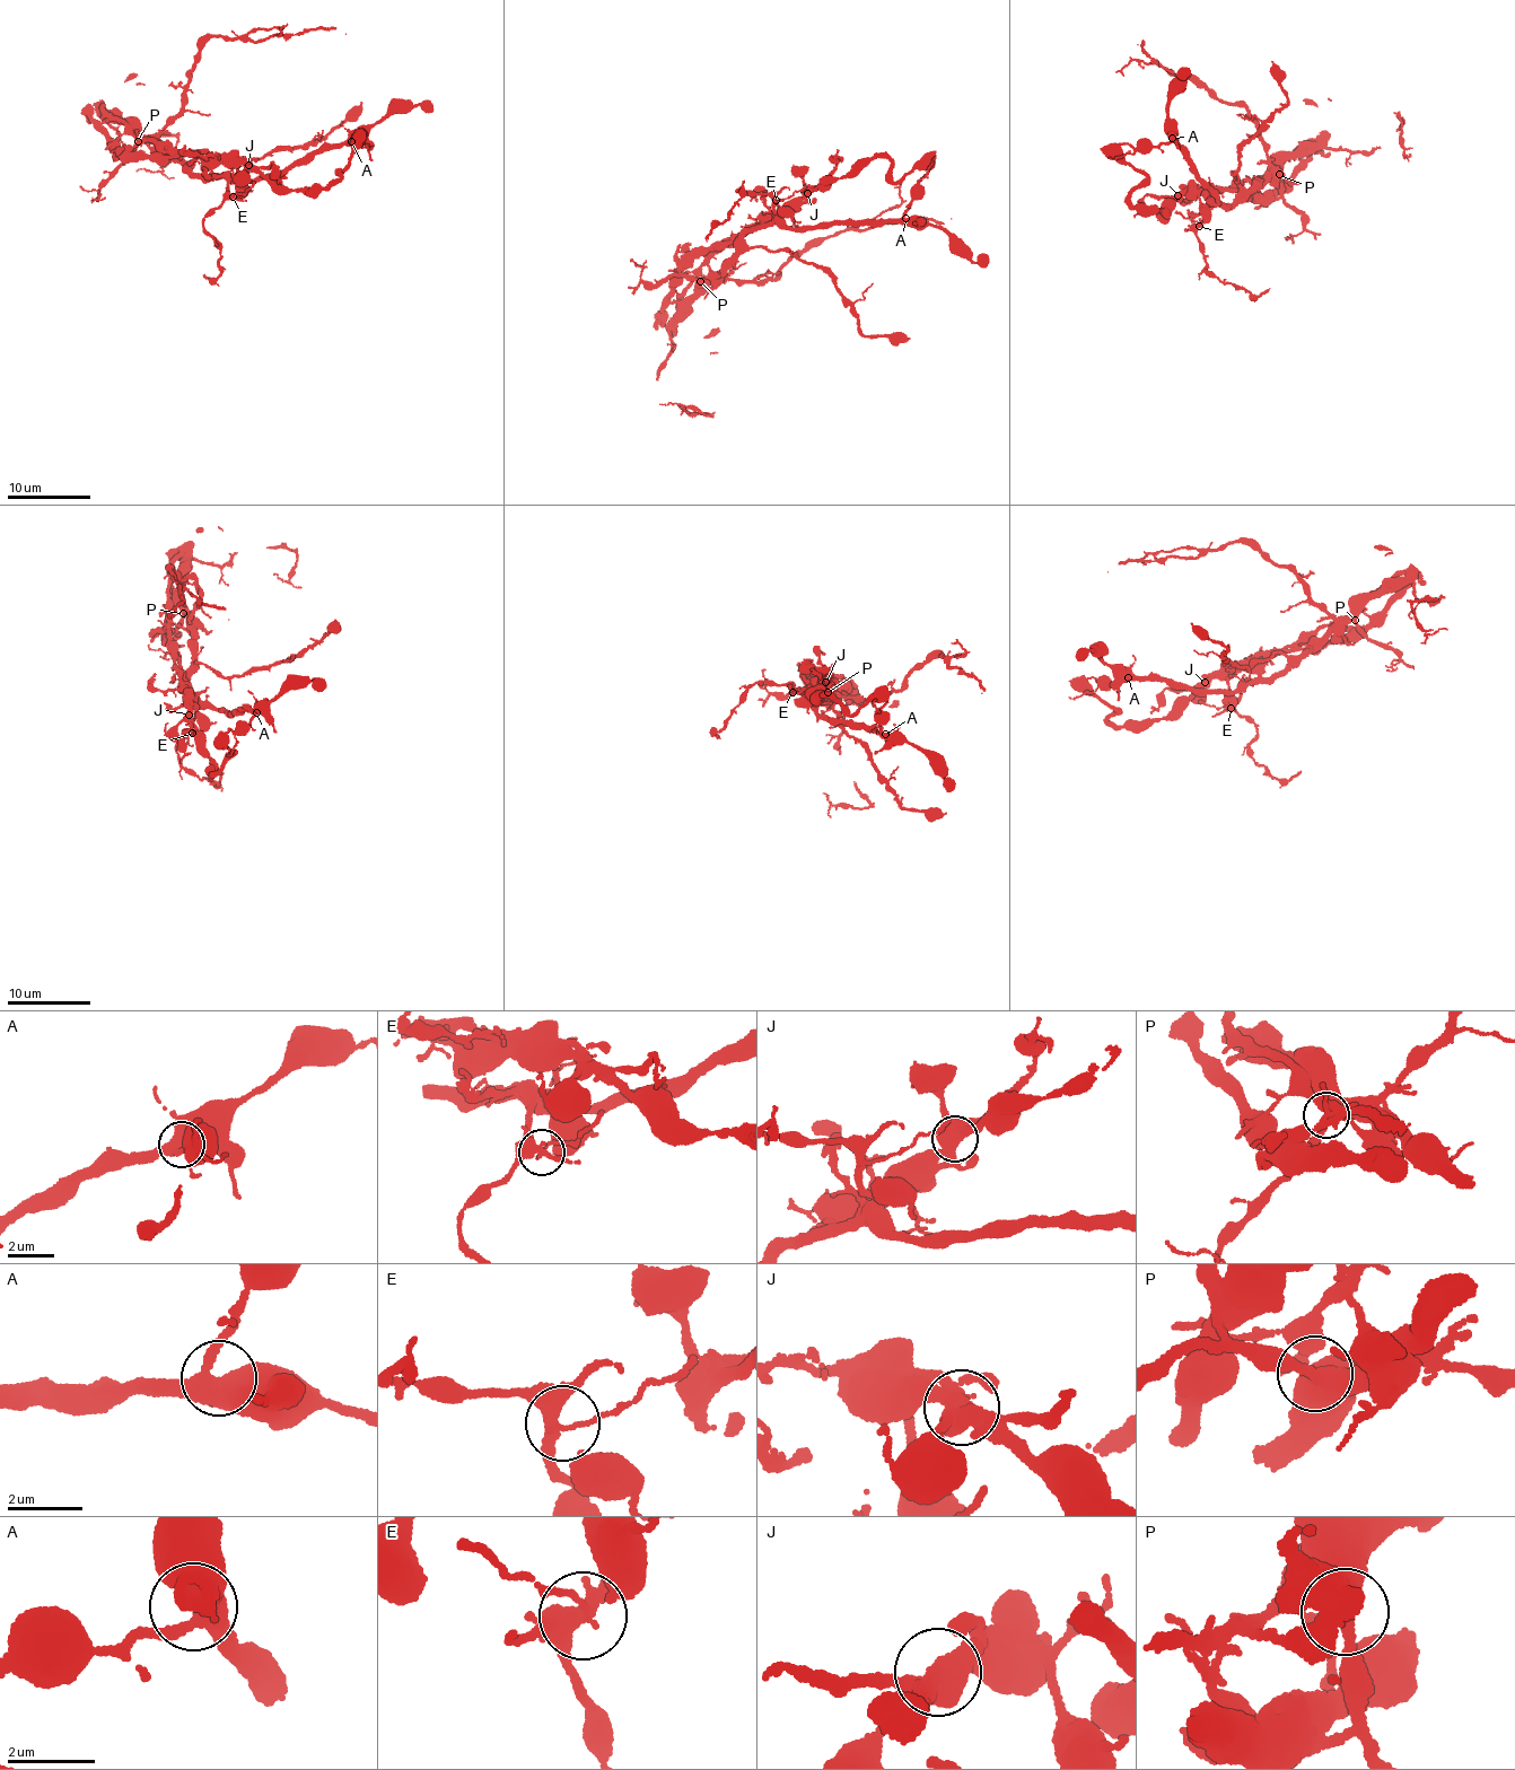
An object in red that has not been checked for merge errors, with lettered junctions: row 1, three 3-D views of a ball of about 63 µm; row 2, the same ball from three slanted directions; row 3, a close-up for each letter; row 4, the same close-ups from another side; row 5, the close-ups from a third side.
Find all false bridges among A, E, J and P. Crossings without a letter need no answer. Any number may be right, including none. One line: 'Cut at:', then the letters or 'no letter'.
Cut at: J

